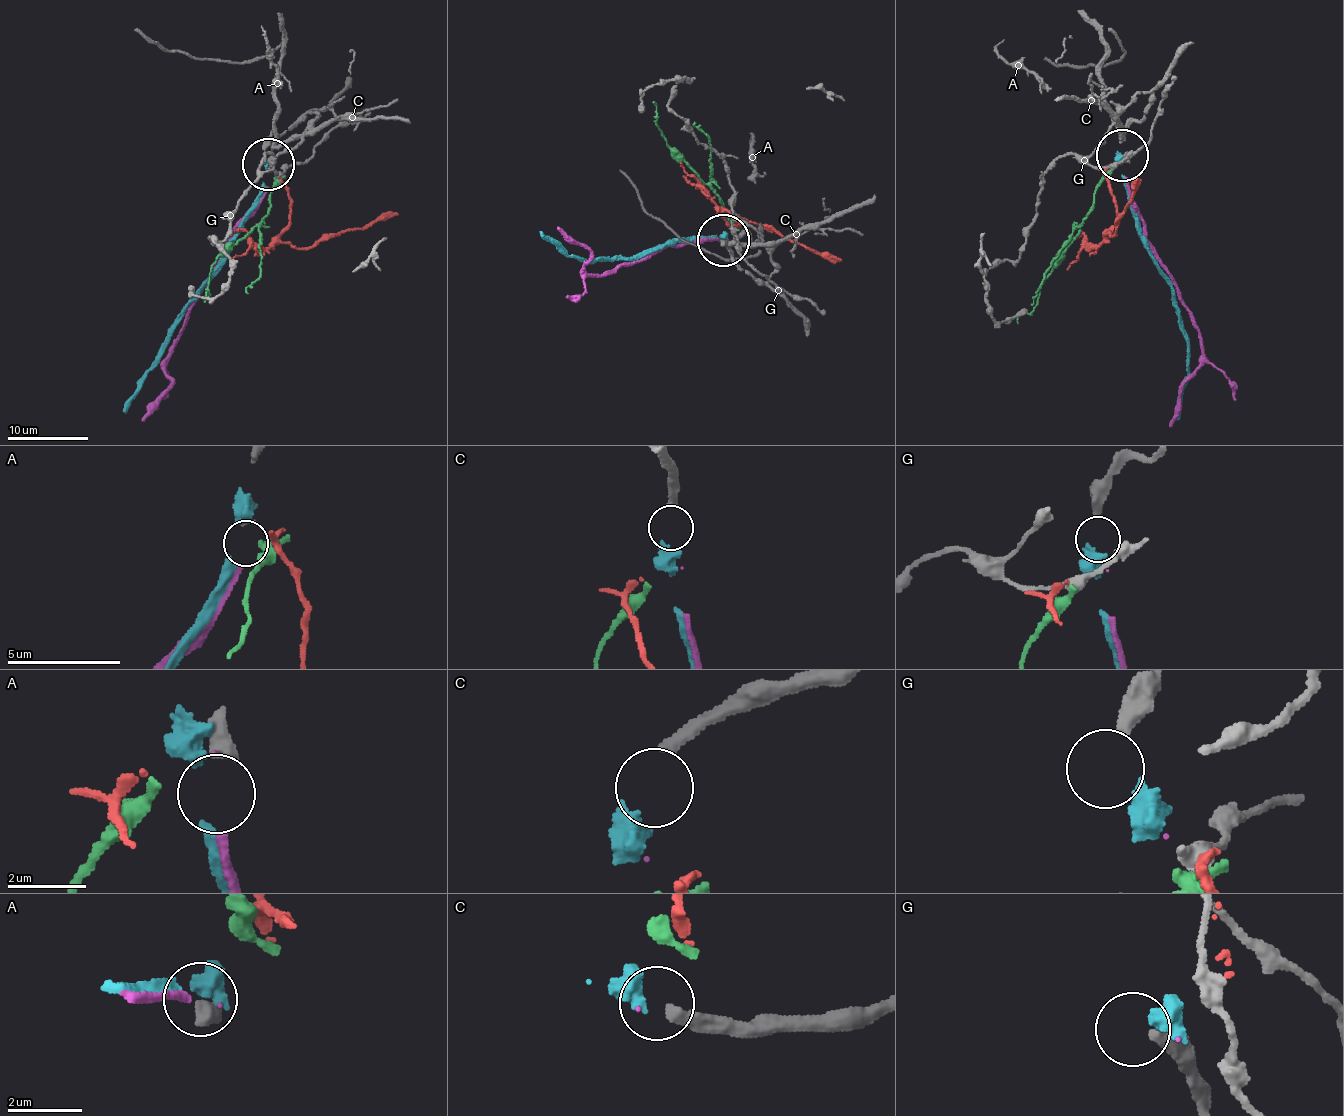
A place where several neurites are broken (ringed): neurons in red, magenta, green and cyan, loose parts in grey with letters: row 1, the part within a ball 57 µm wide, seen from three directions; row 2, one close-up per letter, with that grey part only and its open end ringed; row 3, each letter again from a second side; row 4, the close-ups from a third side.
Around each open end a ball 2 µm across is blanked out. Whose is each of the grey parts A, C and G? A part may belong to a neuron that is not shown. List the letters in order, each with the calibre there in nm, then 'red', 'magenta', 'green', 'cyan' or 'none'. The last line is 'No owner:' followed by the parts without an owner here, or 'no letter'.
A: calibre 440 nm; none
C: calibre 380 nm; cyan
G: calibre 440 nm; none
No owner: A, G

